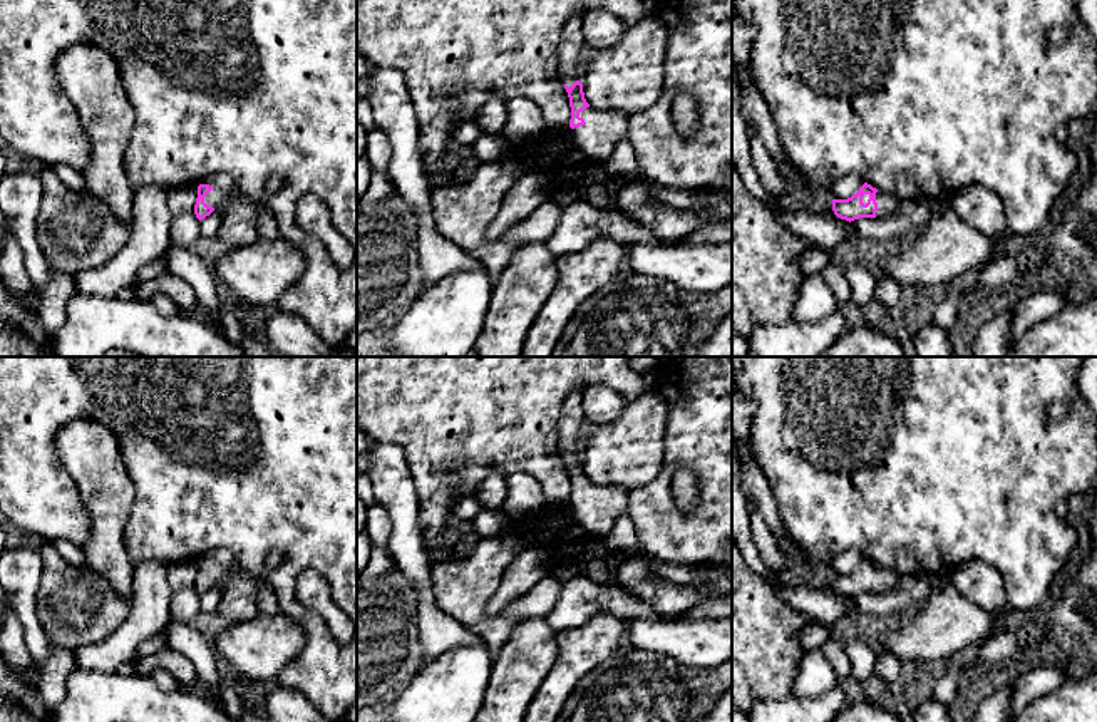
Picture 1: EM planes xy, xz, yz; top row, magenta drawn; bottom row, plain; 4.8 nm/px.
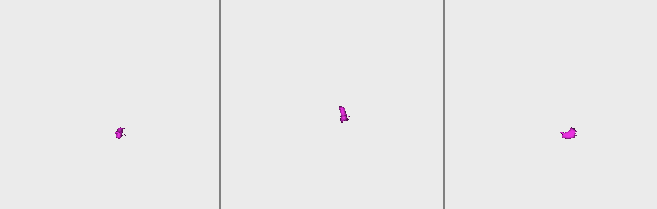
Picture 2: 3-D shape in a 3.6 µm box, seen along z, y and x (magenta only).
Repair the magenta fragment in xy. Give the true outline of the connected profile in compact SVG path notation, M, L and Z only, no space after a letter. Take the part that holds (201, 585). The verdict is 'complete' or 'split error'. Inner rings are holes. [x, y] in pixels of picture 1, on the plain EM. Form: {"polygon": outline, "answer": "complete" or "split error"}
{"polygon": "M199 560L194 590L201 596L213 586L223 588L216 611L226 625L243 623L258 615L255 583L251 575L239 566L226 568L209 560Z", "answer": "split error"}

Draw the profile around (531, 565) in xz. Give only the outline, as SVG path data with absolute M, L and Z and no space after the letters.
M543 548L523 549L504 571L499 590L489 600L489 615L499 615L509 601L526 595L539 580L549 575L549 570L551 558Z

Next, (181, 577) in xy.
M196 561L167 565L167 583L173 591L183 591L183 590L193 588L196 573L198 573Z

